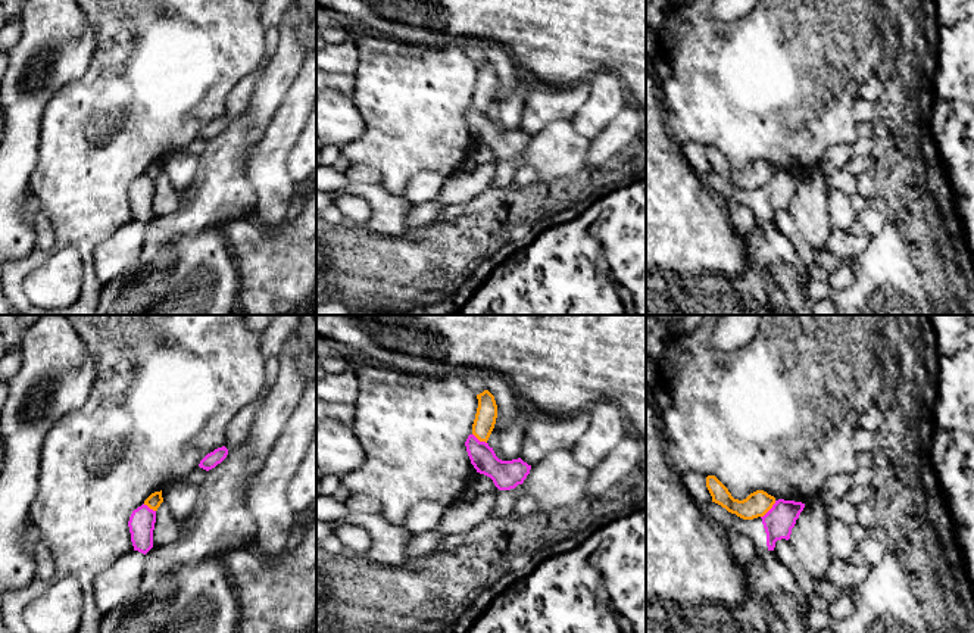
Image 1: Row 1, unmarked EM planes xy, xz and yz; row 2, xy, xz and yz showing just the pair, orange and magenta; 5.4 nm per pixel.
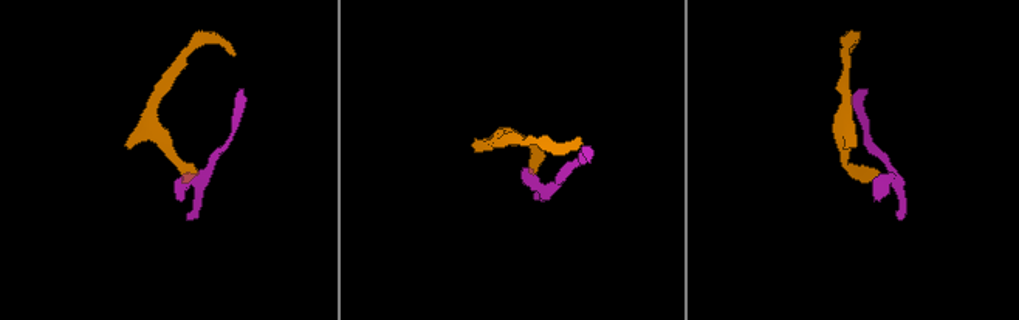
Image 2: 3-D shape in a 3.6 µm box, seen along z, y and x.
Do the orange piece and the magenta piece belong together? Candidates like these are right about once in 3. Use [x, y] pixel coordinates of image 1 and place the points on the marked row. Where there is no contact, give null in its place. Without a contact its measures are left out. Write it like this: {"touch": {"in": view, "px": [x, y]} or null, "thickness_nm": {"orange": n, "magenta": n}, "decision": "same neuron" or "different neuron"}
{"touch": {"in": "yz", "px": [768, 510]}, "thickness_nm": {"orange": 140, "magenta": 160}, "decision": "different neuron"}

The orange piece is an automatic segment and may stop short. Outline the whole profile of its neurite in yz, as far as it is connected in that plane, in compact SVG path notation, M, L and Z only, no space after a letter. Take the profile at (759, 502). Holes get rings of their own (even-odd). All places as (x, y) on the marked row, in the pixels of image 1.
M715 475L706 477L706 487L712 496L712 502L743 520L764 517L775 503L775 498L764 490L756 490L743 501L734 499Z

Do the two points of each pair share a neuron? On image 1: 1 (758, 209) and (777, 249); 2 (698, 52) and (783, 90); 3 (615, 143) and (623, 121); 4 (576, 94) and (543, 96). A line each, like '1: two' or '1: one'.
1: two
2: one
3: one
4: one

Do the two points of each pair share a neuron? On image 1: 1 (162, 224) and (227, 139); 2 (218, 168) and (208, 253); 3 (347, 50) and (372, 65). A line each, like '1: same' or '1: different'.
1: same
2: same
3: different

